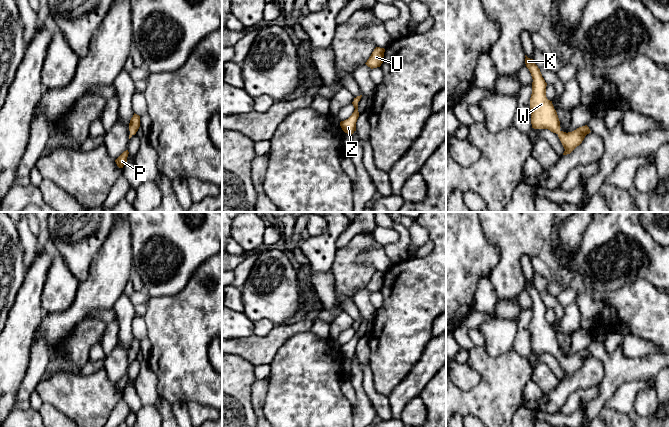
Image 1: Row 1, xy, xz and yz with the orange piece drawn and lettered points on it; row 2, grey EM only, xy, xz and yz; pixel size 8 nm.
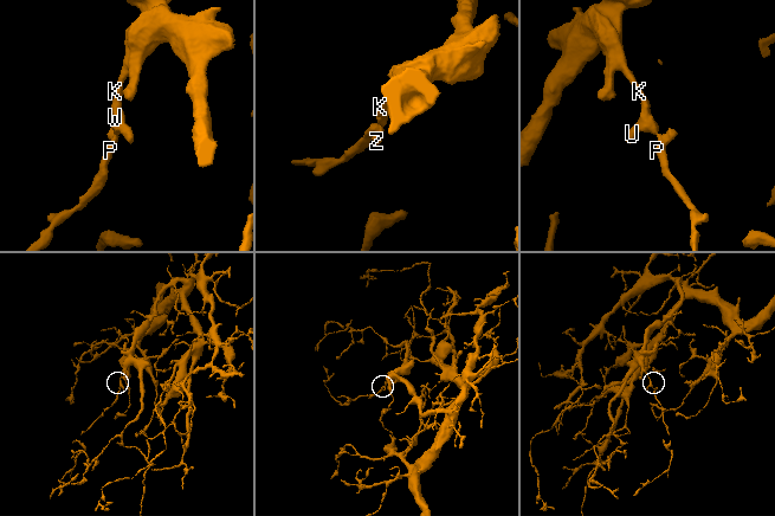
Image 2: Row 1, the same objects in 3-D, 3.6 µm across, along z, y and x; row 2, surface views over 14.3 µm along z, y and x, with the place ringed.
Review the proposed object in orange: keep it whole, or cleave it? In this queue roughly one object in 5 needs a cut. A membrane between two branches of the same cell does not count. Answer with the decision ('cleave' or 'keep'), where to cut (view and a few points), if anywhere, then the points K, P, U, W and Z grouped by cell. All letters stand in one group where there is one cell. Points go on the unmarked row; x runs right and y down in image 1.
keep; no cut; K P U W Z

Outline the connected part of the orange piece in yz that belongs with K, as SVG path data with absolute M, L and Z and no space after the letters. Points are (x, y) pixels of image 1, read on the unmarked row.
M525 279L525 288L529 293L533 306L530 322L531 348L534 353L548 353L556 357L565 373L563 379L570 378L584 364L591 355L587 349L577 352L572 356L560 354L560 345L552 325L546 321L546 310L540 293L533 283Z

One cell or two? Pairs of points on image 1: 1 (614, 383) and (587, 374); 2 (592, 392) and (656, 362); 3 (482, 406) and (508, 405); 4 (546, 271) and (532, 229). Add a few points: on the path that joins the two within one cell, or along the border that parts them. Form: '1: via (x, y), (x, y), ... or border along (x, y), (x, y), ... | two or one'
1: border along (593, 357), (603, 364), (603, 377), (596, 385) | two
2: border along (597, 385), (597, 394), (587, 402) | two
3: via (488, 405), (502, 405) | one
4: border along (537, 254), (533, 254), (530, 257) | two

